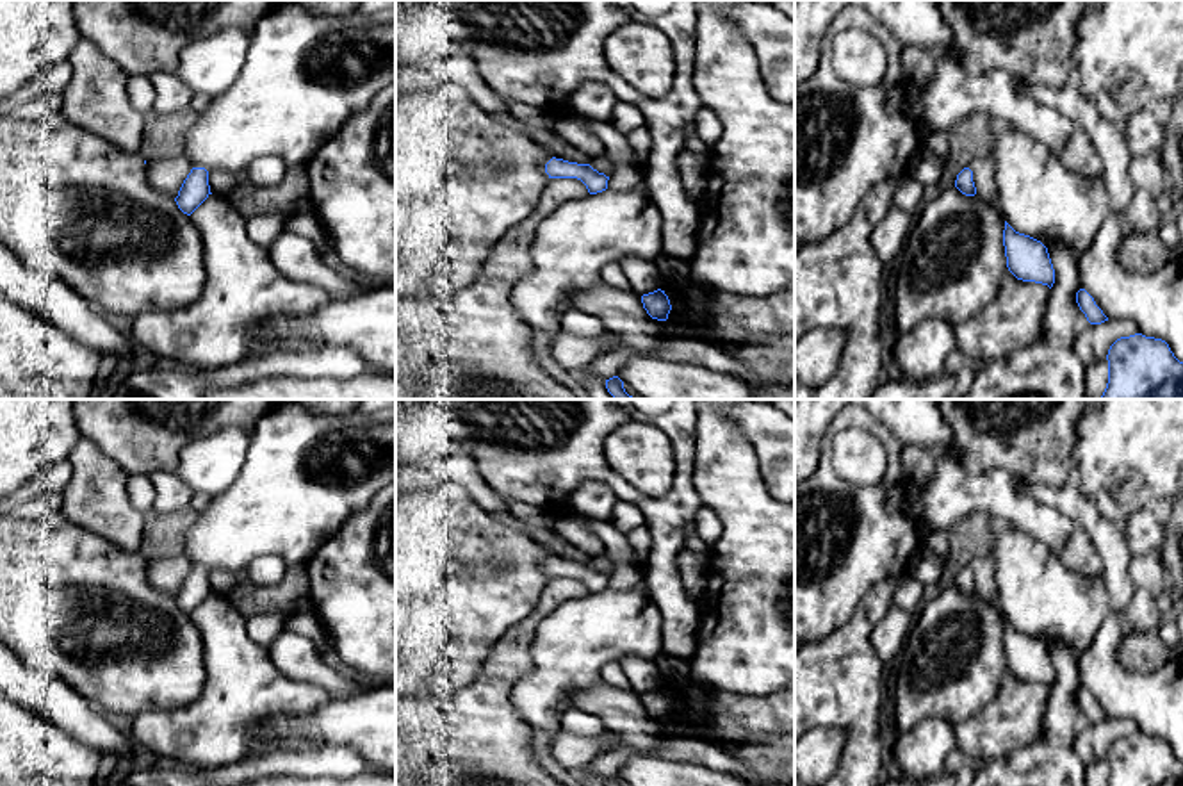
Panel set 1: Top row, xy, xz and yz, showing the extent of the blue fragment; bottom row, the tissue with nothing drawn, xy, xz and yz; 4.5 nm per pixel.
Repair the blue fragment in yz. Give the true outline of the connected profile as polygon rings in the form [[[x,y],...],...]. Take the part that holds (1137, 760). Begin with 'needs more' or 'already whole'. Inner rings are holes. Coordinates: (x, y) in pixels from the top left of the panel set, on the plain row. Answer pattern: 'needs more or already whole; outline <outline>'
already whole; outline [[[1135,733],[1117,738],[1106,754],[1106,786],[1183,786],[1183,761],[1162,738]]]

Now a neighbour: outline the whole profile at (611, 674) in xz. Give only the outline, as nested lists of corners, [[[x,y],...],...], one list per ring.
[[[608,663],[600,668],[600,681],[618,688],[618,690],[631,690],[631,683],[622,670],[620,663]]]

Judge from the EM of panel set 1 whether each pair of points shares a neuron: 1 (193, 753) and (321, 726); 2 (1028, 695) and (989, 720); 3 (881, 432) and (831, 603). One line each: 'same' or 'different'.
1: different
2: same
3: same

